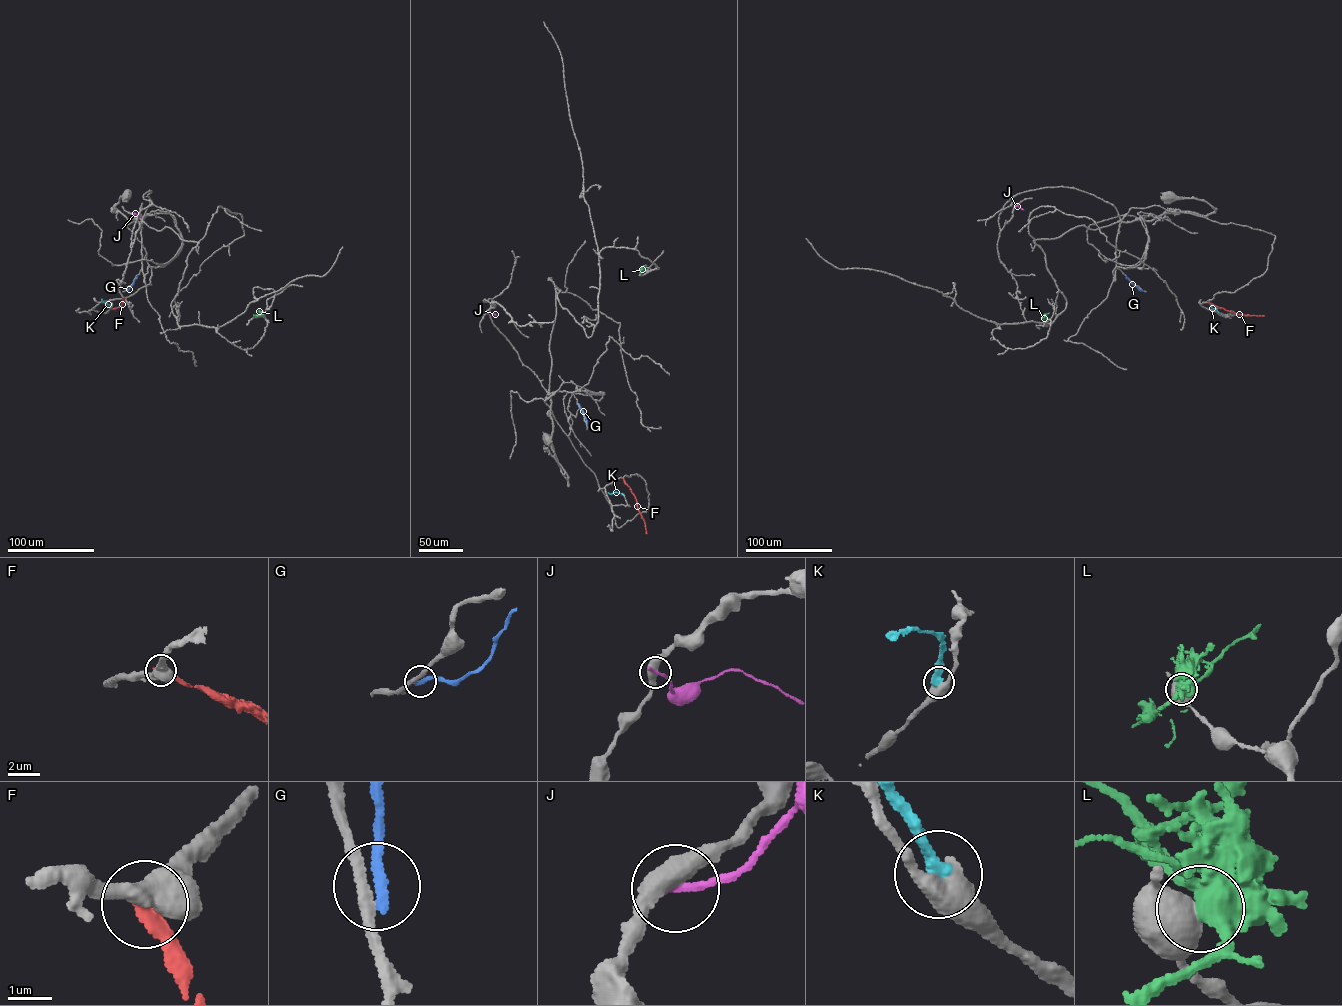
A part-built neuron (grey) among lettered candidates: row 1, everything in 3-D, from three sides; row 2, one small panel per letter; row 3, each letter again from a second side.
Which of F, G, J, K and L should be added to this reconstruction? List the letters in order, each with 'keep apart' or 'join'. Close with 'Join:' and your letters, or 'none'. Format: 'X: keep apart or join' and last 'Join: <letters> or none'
F: keep apart
G: keep apart
J: keep apart
K: keep apart
L: keep apart
Join: none

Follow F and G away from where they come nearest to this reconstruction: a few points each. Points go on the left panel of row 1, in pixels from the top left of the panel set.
F: (125, 297), (121, 305), (109, 308)
G: (125, 291), (137, 276)

